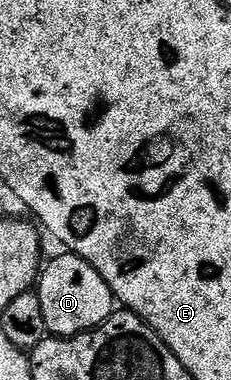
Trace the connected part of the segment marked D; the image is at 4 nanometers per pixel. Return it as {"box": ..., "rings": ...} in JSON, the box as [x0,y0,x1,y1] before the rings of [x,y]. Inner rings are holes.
{"box":[35,252,115,340],"rings":[[[61,252],[58,258],[44,263],[35,283],[35,293],[39,296],[39,304],[43,304],[46,331],[66,340],[96,330],[115,310],[115,299],[107,280],[95,272],[90,262],[68,252]]]}

